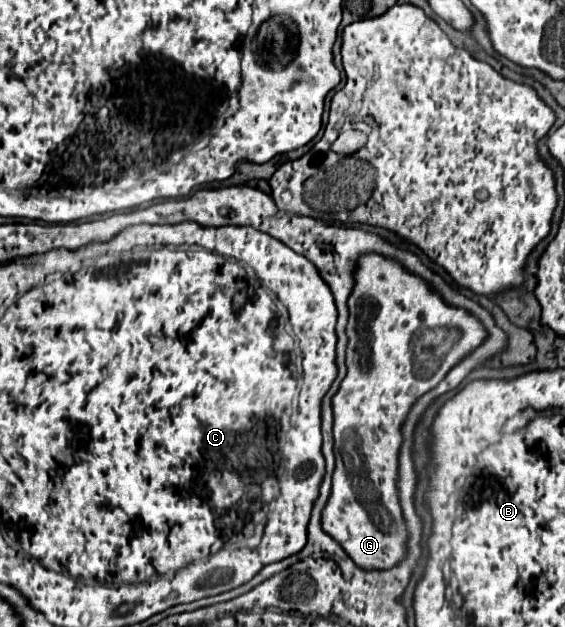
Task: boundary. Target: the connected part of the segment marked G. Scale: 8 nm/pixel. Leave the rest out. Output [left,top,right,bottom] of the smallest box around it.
[322,254,486,568]

